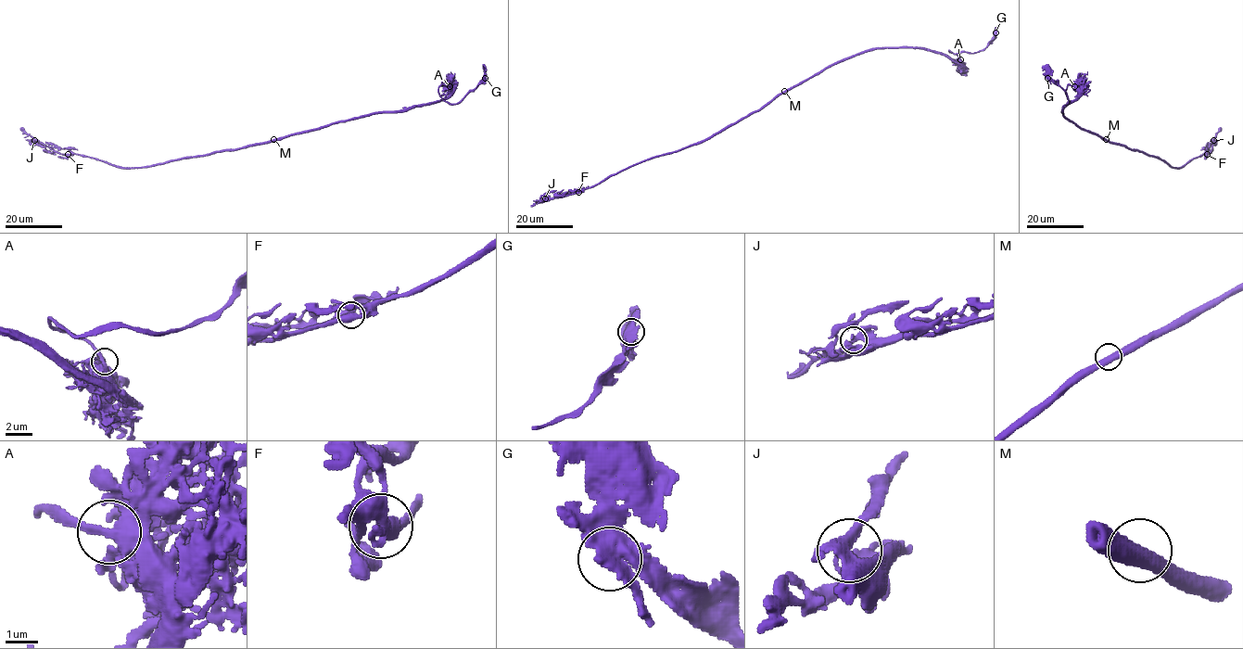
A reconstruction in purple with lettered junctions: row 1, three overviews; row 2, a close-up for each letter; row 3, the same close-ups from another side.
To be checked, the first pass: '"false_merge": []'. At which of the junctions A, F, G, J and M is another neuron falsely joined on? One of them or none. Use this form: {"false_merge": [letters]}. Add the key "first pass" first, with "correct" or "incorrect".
{"first pass": "correct", "false_merge": []}

